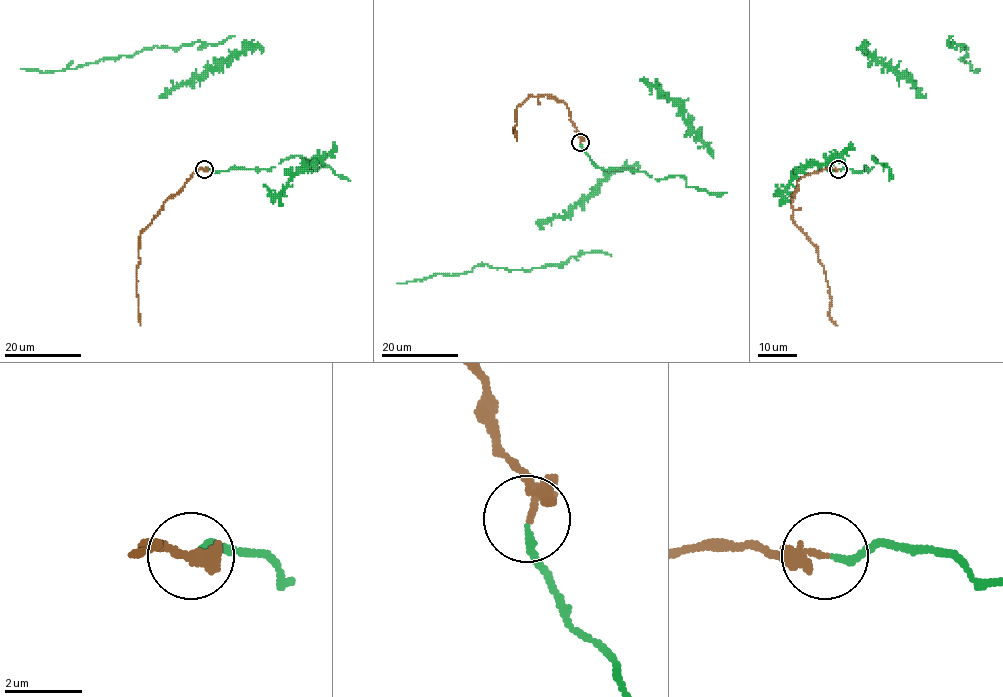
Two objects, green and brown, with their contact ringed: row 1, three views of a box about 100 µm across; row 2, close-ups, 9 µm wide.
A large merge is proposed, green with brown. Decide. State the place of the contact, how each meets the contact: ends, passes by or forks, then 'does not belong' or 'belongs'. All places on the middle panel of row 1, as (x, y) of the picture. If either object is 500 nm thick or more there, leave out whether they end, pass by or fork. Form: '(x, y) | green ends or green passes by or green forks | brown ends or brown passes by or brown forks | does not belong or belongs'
(580, 142) | green ends | brown passes by | belongs

